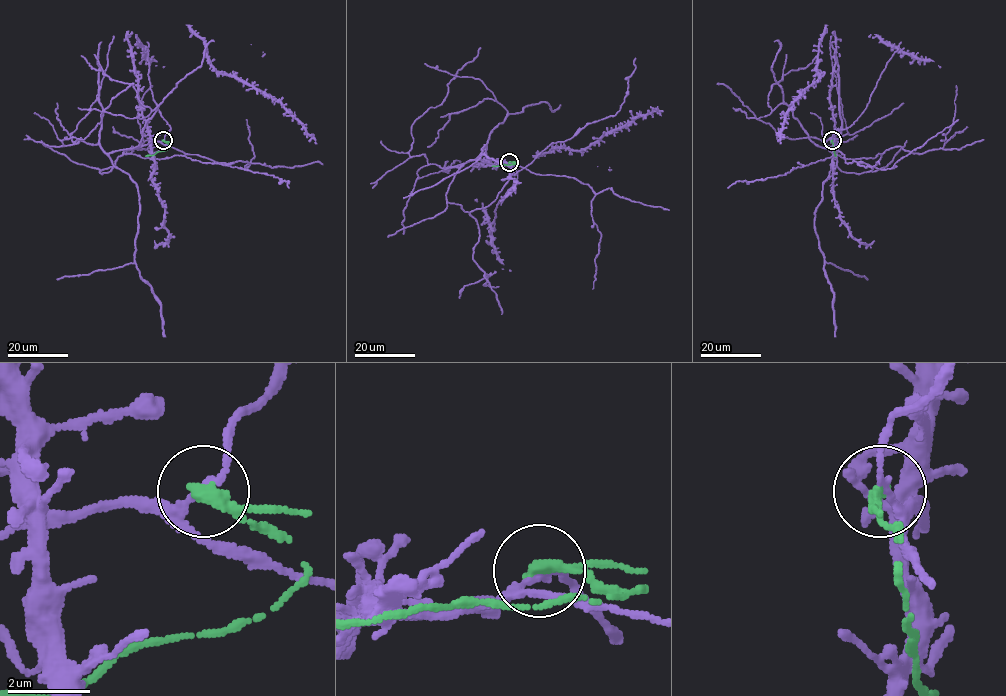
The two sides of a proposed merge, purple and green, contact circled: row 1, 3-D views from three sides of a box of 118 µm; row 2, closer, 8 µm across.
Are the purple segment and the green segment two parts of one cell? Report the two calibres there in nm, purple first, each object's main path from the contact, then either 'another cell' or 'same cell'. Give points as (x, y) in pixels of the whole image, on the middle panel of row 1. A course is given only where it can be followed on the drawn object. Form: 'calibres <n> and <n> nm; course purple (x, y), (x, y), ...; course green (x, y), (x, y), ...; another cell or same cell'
calibres 140 and 320 nm; course purple (509, 162), (457, 164), (446, 200), (465, 211), (486, 207), (552, 143), (613, 116), (635, 58); course green (509, 162), (517, 164), (492, 166); another cell

